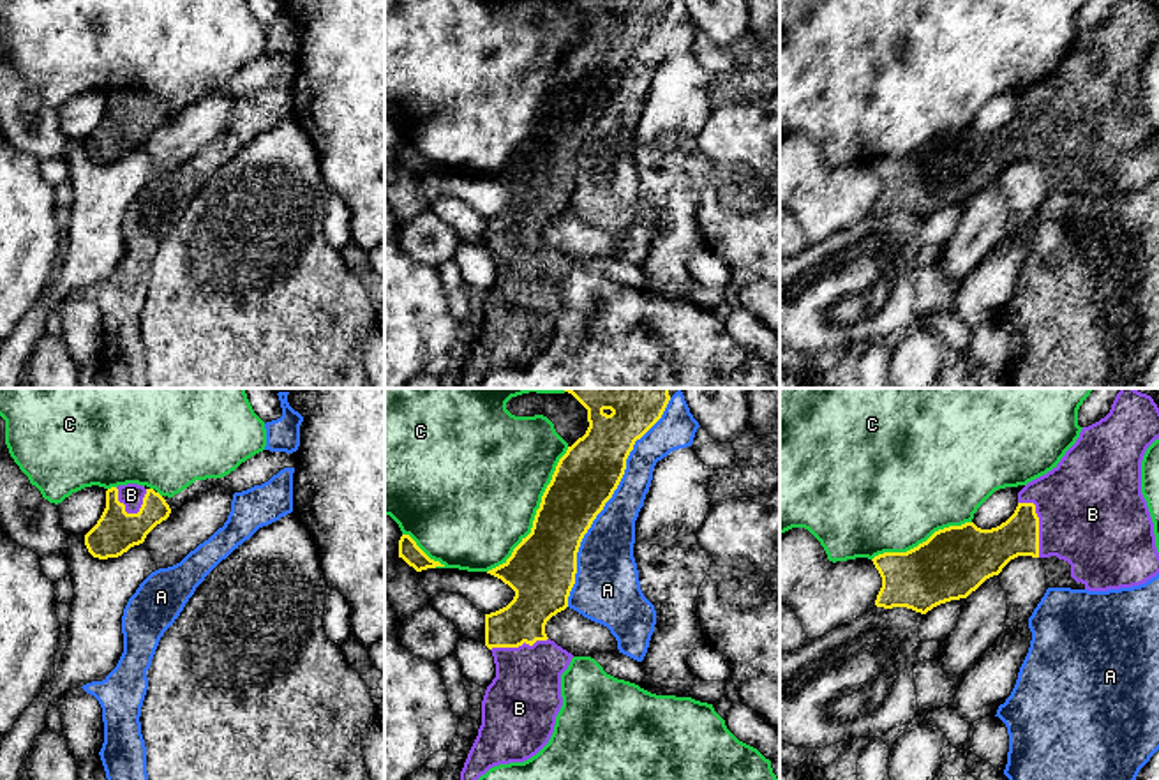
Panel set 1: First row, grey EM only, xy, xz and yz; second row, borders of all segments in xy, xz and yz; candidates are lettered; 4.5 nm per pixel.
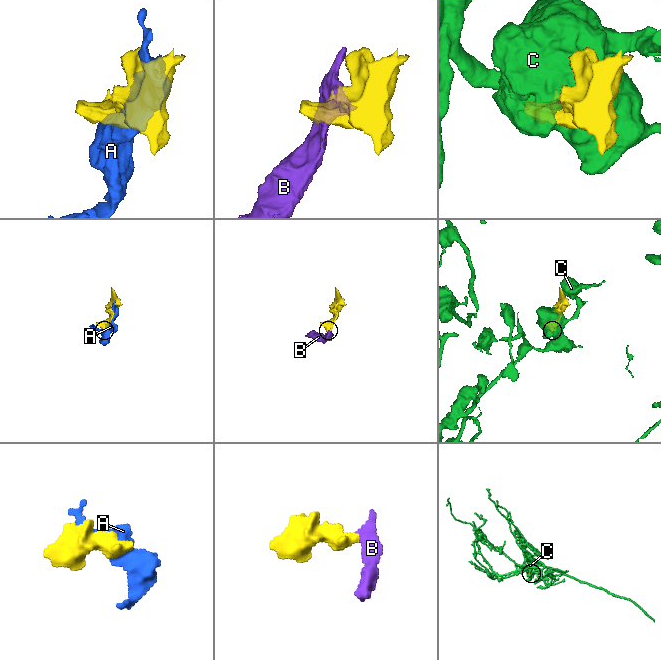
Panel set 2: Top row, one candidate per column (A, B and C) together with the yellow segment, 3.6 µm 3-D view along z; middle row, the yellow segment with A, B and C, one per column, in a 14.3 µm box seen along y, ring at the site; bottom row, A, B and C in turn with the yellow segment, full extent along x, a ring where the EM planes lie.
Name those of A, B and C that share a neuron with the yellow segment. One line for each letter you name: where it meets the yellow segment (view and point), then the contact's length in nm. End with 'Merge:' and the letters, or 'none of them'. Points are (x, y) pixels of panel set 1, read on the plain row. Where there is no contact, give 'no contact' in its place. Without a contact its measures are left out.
B: meets yellow in yz at (1038, 127); contact 280 nm long
Merge: B

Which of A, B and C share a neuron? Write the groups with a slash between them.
A / B / C

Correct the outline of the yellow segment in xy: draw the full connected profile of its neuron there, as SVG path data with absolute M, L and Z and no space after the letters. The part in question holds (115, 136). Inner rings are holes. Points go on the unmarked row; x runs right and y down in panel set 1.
M138 88L111 92L101 124L85 139L85 150L93 162L118 162L143 148L169 118L169 109L153 94Z

